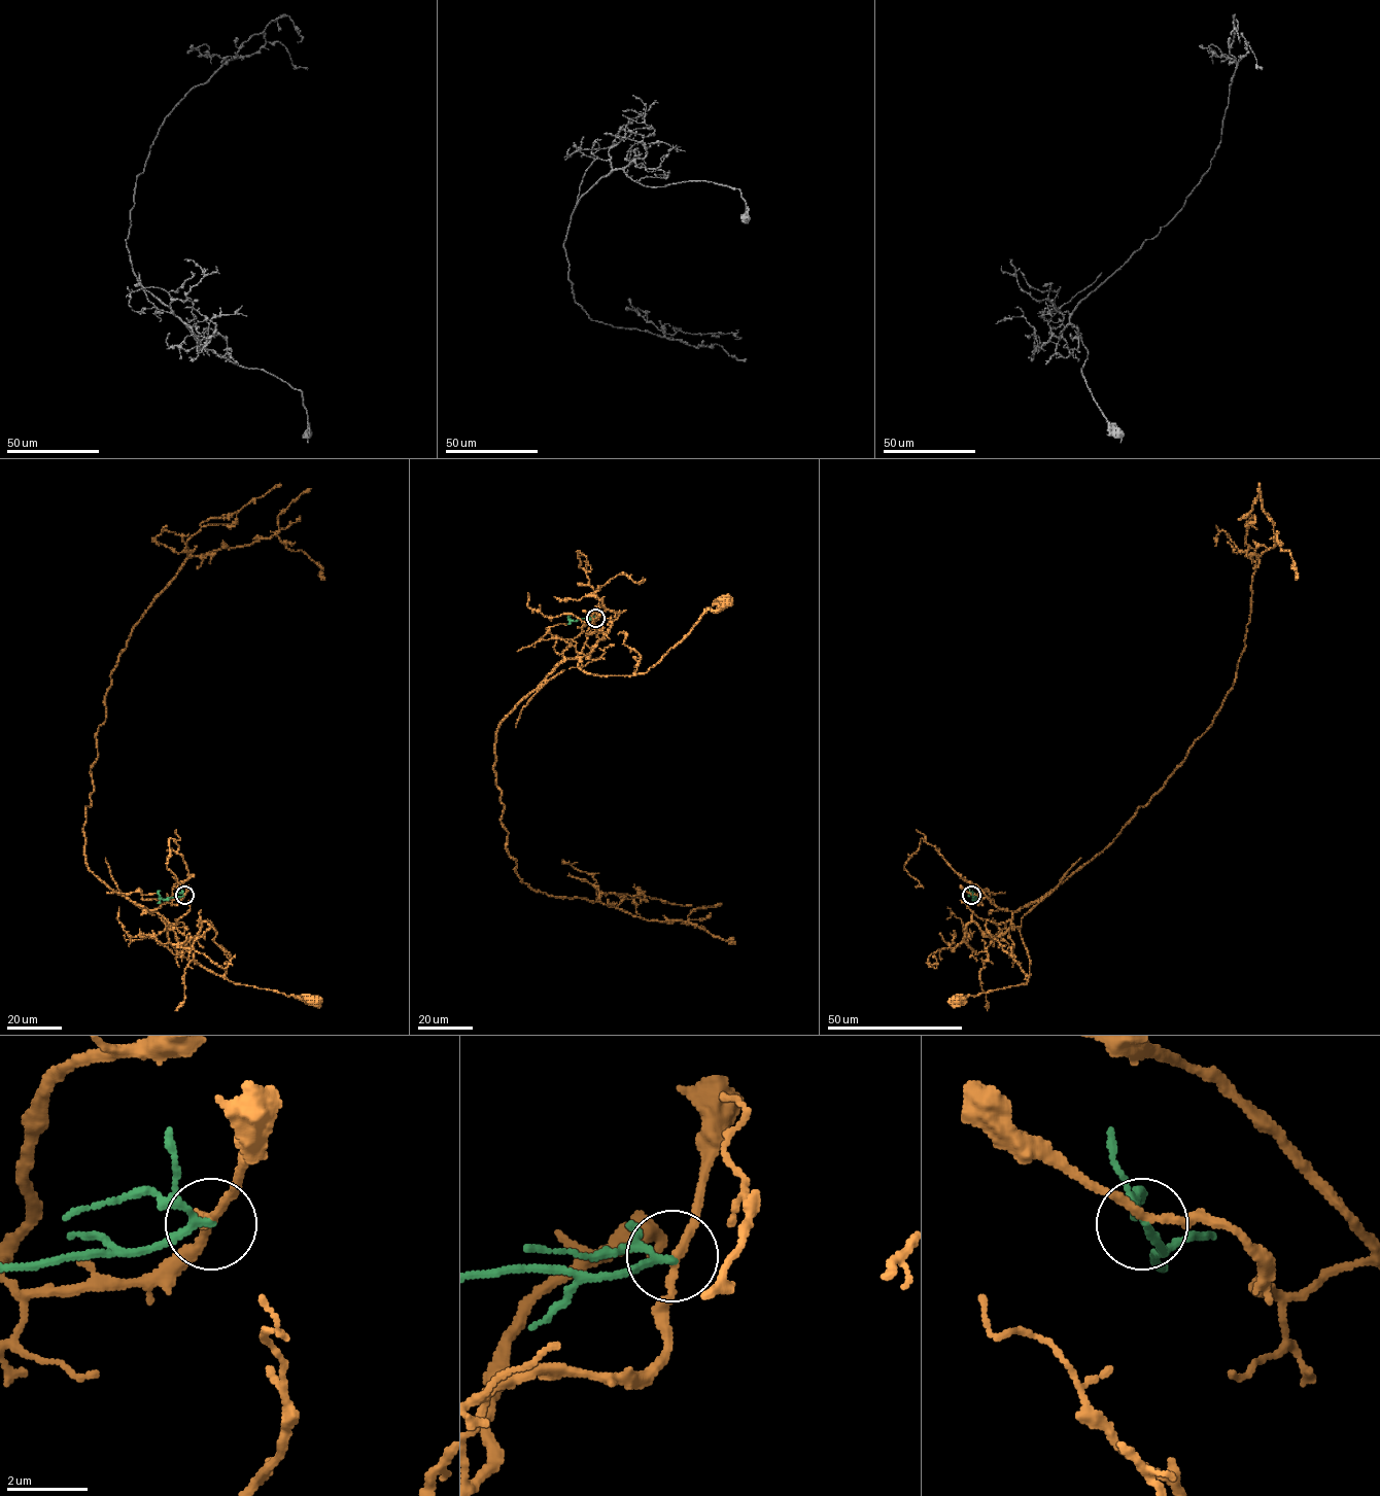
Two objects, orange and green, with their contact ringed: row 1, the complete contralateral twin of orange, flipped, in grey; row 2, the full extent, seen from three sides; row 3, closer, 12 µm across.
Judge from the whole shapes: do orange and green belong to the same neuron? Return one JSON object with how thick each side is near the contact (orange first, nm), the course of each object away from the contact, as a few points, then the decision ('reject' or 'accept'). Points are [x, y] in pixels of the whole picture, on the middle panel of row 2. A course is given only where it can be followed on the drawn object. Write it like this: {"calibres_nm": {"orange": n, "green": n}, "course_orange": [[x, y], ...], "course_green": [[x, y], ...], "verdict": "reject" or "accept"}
{"calibres_nm": {"orange": 190, "green": 150}, "course_orange": [[595, 617], [563, 655], [577, 658], [580, 668], [590, 673], [630, 675], [653, 667], [709, 609], [727, 600]], "course_green": [[595, 617], [574, 621], [567, 619], [571, 615]], "verdict": "reject"}

